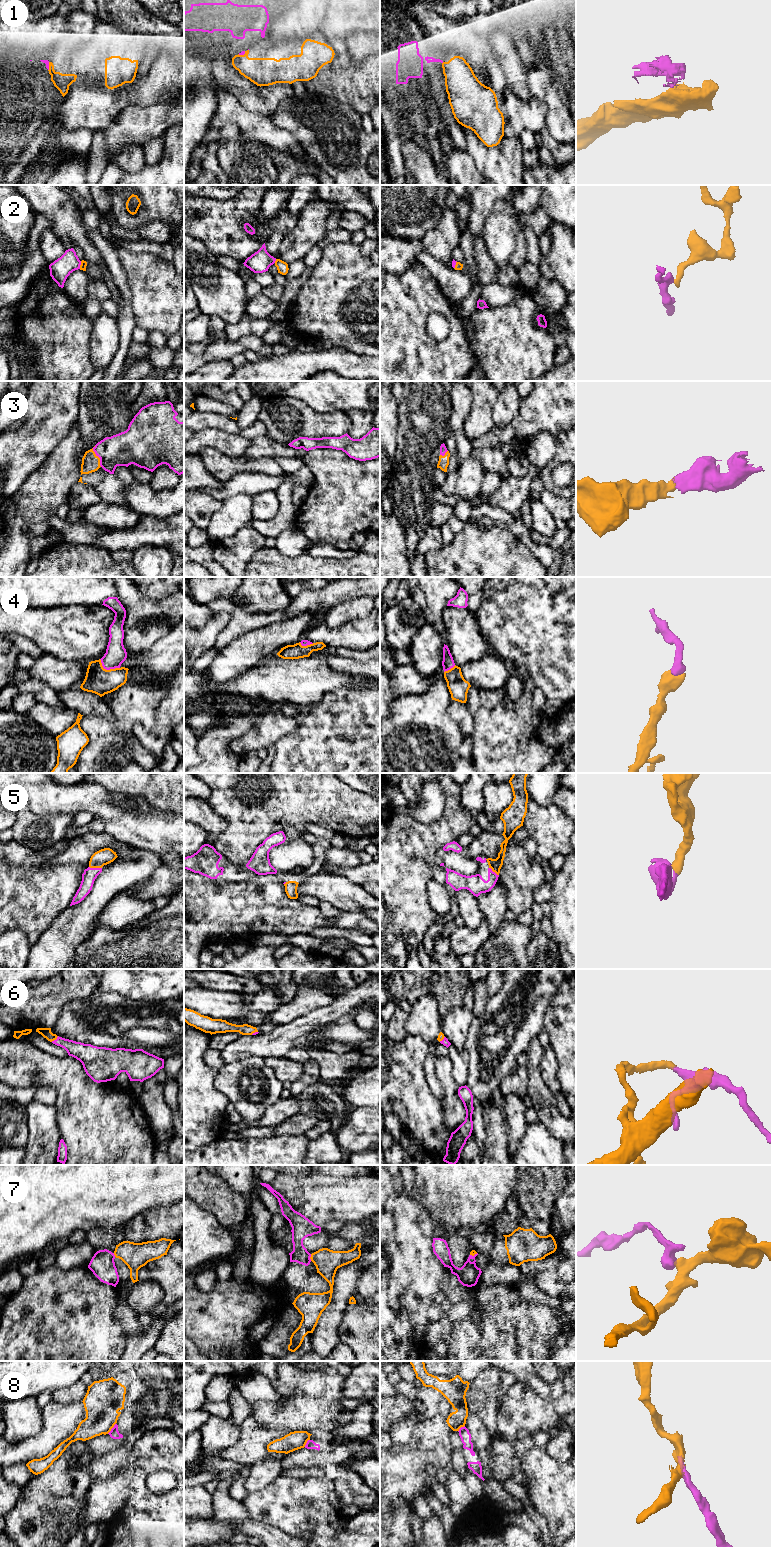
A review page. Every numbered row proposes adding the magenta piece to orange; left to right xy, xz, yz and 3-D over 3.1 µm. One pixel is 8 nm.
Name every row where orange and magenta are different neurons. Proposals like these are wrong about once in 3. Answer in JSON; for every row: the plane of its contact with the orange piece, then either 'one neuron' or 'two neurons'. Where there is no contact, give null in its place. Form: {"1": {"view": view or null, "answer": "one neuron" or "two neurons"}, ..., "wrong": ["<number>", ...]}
{"1": {"view": "xz", "answer": "two neurons"}, "2": {"view": "xz", "answer": "one neuron"}, "3": {"view": "xy", "answer": "one neuron"}, "4": {"view": "xy", "answer": "one neuron"}, "5": {"view": "xy", "answer": "one neuron"}, "6": {"view": "xy", "answer": "one neuron"}, "7": {"view": "xz", "answer": "two neurons"}, "8": {"view": "xy", "answer": "two neurons"}, "wrong": ["1", "7", "8"]}

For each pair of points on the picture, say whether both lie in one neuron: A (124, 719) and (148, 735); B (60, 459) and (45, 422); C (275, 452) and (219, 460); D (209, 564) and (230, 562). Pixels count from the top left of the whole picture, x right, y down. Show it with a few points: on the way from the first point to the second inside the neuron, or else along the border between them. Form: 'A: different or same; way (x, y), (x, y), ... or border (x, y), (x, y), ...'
A: different; border (155, 714), (150, 727), (133, 726), (136, 739)
B: different; border (70, 429), (41, 466)
C: different; border (242, 456), (246, 458), (267, 457)
D: different; border (213, 542), (213, 557), (223, 566)

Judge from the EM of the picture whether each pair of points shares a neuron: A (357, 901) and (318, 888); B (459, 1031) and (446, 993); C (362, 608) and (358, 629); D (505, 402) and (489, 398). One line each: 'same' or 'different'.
A: same
B: different
C: different
D: different

